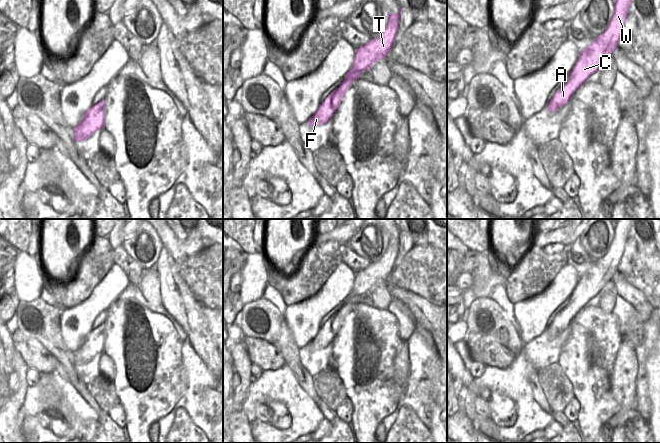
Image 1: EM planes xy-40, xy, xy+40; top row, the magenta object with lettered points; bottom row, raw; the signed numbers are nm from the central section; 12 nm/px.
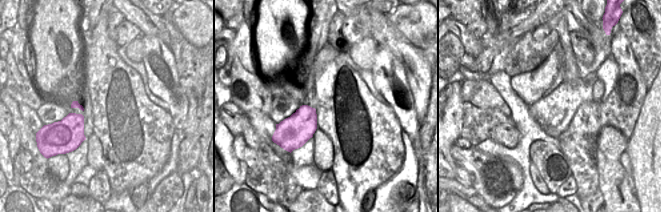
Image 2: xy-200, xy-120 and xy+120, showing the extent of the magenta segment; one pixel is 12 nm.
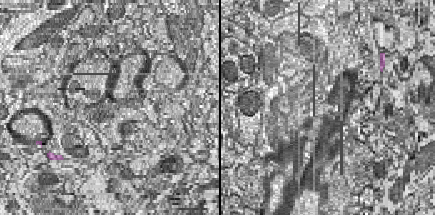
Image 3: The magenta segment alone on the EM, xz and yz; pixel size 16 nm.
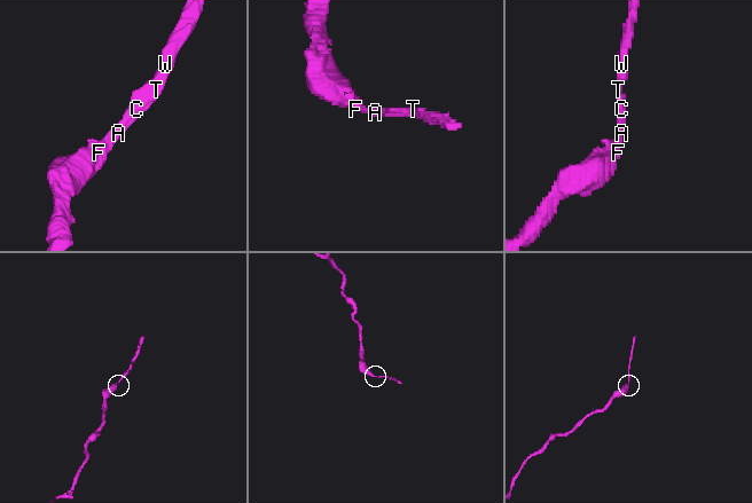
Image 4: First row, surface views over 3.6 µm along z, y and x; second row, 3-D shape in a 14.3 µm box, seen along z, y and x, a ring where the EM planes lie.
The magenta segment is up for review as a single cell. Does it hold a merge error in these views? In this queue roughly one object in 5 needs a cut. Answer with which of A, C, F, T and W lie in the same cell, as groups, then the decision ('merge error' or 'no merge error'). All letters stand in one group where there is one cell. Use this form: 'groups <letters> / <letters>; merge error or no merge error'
groups A C F T W; no merge error

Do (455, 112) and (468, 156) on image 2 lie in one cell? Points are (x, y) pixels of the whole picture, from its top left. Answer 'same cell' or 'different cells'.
different cells

